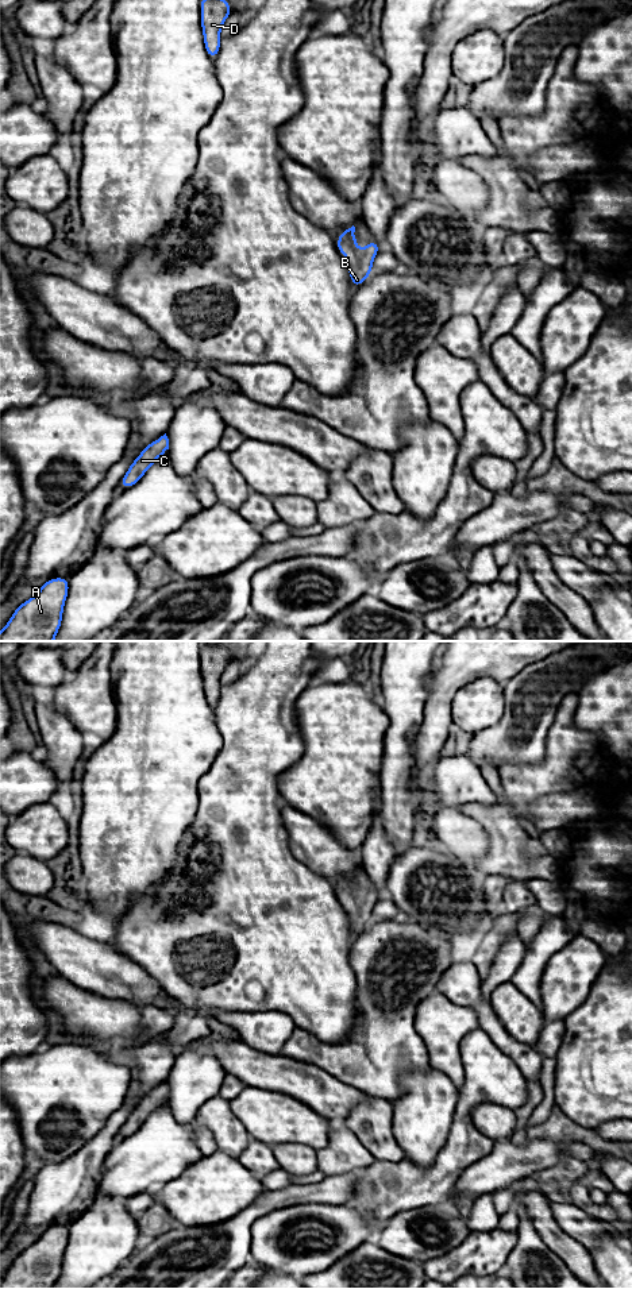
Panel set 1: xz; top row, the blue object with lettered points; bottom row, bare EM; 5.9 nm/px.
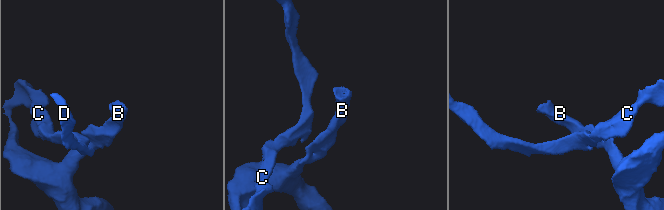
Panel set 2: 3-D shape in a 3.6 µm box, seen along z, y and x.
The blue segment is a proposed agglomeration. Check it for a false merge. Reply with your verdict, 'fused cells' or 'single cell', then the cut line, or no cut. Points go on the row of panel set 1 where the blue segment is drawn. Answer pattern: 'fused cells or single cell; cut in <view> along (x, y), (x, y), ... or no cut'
single cell; no cut

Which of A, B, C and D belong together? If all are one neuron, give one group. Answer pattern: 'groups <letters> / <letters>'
groups A B C D

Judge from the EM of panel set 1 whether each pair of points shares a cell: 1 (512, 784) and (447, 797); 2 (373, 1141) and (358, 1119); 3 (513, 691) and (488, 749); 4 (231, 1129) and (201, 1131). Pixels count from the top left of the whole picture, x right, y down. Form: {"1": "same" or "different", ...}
{"1": "different", "2": "same", "3": "same", "4": "different"}

